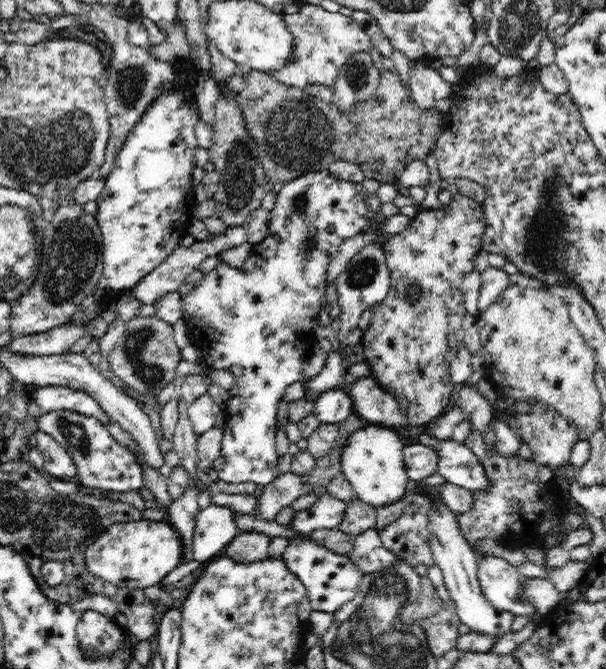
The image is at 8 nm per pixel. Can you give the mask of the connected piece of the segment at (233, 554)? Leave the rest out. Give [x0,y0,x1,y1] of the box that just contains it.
[222,531,269,565]

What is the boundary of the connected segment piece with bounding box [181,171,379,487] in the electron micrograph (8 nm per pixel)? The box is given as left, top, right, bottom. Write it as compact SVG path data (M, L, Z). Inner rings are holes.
M330 171L311 172L304 176L299 176L294 180L290 180L282 186L280 192L276 195L276 207L270 213L269 235L262 242L253 245L251 252L245 263L239 268L231 268L223 262L210 272L202 275L200 281L195 287L181 298L183 314L186 324L189 326L189 338L201 354L201 362L204 366L211 366L213 370L228 369L236 375L236 384L231 389L231 399L228 401L224 409L228 414L227 425L223 428L223 437L220 443L219 453L212 462L212 468L216 470L219 480L228 484L242 484L242 482L254 482L256 485L270 484L278 475L281 474L278 469L278 457L276 456L276 432L274 428L276 418L276 403L284 394L287 386L293 382L302 381L304 379L304 361L306 353L312 346L317 345L317 341L312 332L313 320L318 314L318 308L325 304L324 295L326 294L326 269L332 256L344 240L366 234L368 230L372 230L374 223L379 220L377 212L373 212L368 205L368 194L364 191L362 183L351 183L340 180L330 174Z

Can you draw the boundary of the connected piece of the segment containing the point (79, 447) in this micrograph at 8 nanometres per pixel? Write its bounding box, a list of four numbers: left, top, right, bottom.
[37,410,144,492]

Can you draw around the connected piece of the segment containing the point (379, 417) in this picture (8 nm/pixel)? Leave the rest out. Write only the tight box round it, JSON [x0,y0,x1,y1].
[347,376,408,428]

